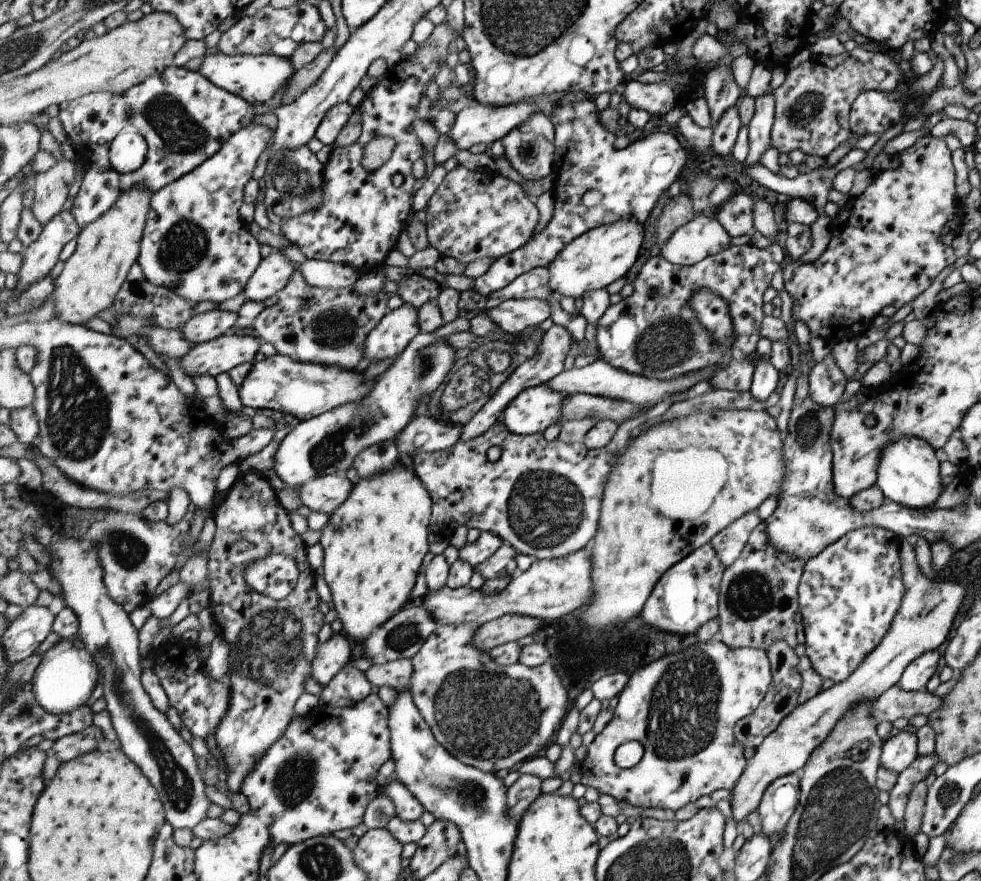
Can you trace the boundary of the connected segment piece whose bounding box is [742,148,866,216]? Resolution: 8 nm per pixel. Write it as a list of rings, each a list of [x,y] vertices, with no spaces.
[[[856,148],[847,150],[845,156],[841,156],[833,166],[825,166],[825,168],[821,166],[806,174],[799,173],[791,180],[769,172],[761,164],[742,166],[742,169],[752,181],[764,186],[769,193],[783,194],[787,196],[787,199],[807,200],[809,204],[815,206],[815,210],[818,212],[817,216],[825,216],[823,207],[827,202],[827,194],[831,190],[835,174],[845,168],[852,168],[854,164],[862,161],[865,153],[865,150]]]

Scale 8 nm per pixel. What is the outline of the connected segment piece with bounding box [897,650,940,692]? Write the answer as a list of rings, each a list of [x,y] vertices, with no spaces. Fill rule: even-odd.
[[[931,650],[915,658],[913,662],[907,664],[899,678],[899,687],[903,692],[915,692],[924,690],[927,680],[933,676],[933,672],[939,664],[939,652]]]

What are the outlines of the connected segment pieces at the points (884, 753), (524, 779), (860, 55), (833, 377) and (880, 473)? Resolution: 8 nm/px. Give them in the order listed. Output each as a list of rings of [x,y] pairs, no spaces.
[[[904,728],[891,733],[891,737],[882,742],[879,767],[901,773],[917,757],[917,740],[913,729]]]
[[[521,775],[508,788],[507,804],[509,804],[509,814],[513,818],[521,820],[542,793],[542,780],[539,776]]]
[[[855,46],[833,57],[810,55],[807,62],[786,69],[785,81],[772,91],[774,118],[769,147],[777,148],[779,156],[797,149],[806,156],[826,158],[850,136],[848,114],[853,100],[867,90],[893,91],[902,86],[901,78],[895,58],[891,59],[884,49],[867,52]]]
[[[830,353],[811,368],[807,381],[808,396],[819,406],[834,406],[838,403],[847,382]]]
[[[911,434],[897,436],[879,454],[874,486],[886,501],[909,509],[927,509],[944,490],[939,477],[939,464],[934,449],[927,442]]]

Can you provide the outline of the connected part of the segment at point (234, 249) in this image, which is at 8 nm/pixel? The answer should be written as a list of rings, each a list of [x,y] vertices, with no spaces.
[[[251,119],[245,128],[224,144],[218,154],[154,194],[138,259],[150,284],[171,288],[178,296],[195,304],[205,301],[221,304],[244,292],[264,257],[262,245],[250,232],[249,225],[243,222],[239,208],[243,206],[247,184],[253,179],[253,170],[271,136],[274,132],[269,126]]]

